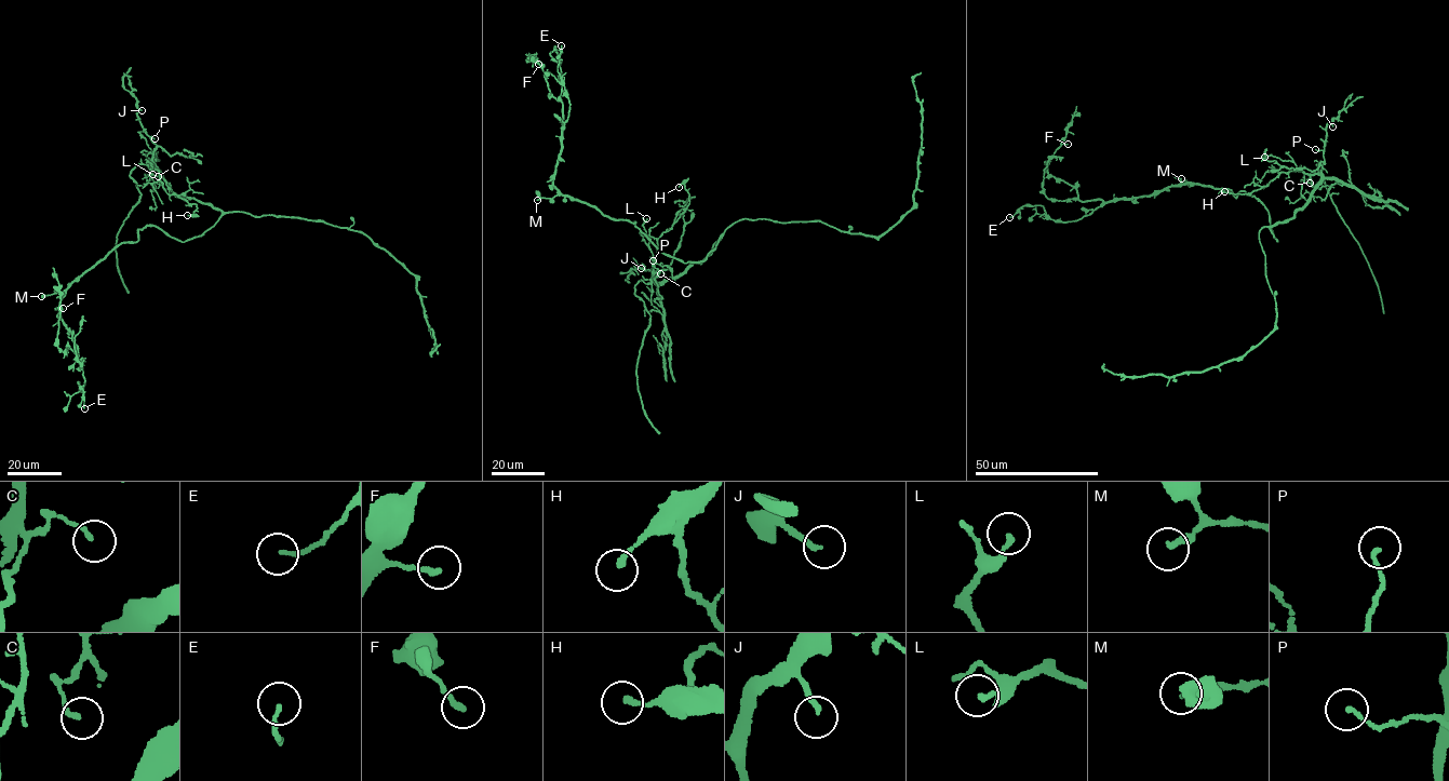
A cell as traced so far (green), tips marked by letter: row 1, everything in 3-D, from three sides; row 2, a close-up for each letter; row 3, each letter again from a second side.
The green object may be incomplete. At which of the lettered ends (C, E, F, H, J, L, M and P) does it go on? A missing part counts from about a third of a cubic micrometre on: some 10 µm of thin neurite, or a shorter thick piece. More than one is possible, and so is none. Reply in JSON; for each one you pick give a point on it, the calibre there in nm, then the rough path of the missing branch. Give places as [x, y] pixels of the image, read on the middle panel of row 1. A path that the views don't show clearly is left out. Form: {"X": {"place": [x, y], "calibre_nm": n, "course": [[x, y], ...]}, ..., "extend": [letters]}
{"M": {"place": [537, 200], "calibre_nm": 190}, "extend": ["M"]}

